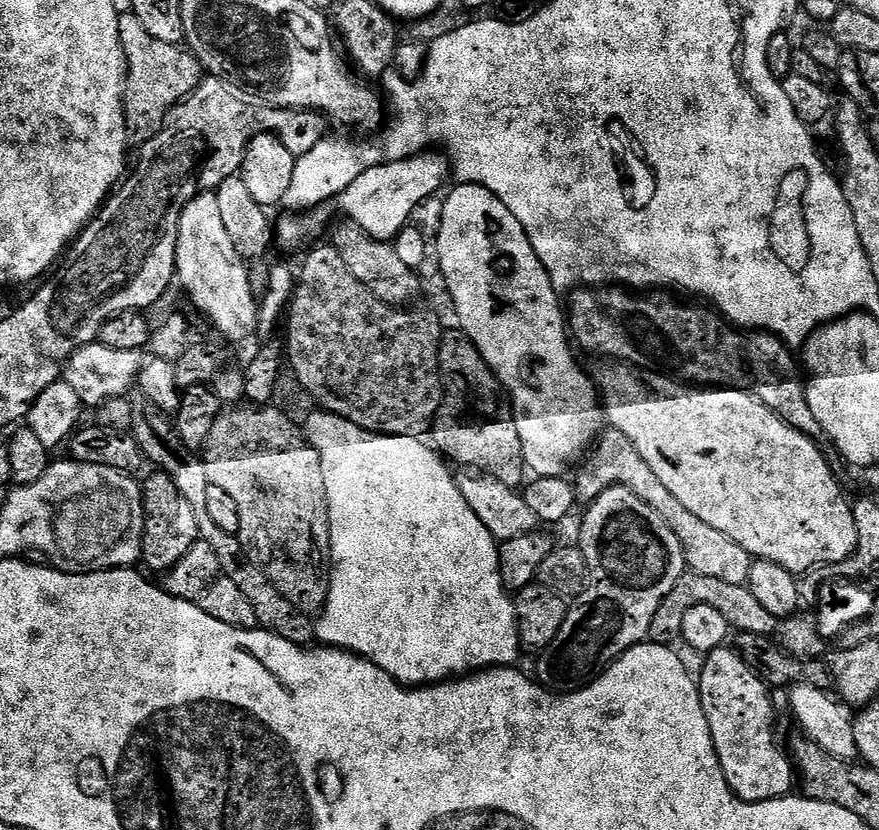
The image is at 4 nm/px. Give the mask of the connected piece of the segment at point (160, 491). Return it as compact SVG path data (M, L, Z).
M159 470L153 471L148 481L143 481L144 493L144 537L142 538L142 564L149 568L149 573L163 574L173 568L184 557L186 550L194 546L200 539L198 522L194 522L194 510L190 510L190 502L178 494L178 486Z

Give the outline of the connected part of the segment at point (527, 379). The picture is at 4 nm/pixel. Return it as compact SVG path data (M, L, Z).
M456 184L453 189L442 200L440 230L434 236L434 252L454 300L454 315L460 319L459 327L472 339L512 401L512 415L516 417L518 438L522 438L527 471L533 477L564 476L575 460L585 459L605 427L606 417L597 385L593 377L591 380L576 365L570 332L566 327L566 312L562 304L560 308L561 297L538 254L534 254L534 246L530 246L522 222L506 210L504 203L489 188L480 184Z

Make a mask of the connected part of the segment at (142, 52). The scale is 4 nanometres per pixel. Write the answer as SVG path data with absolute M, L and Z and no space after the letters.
M131 10L121 15L120 41L124 51L124 61L128 64L128 75L124 78L124 117L128 123L128 131L132 134L144 132L145 137L156 136L169 119L172 109L180 101L185 100L197 88L200 81L205 79L206 69L187 47L170 42L158 42L158 38L154 38L154 34L146 31L146 26L138 22L138 18Z

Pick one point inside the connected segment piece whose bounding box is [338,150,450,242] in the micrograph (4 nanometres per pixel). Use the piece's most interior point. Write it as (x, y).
(382, 199)

